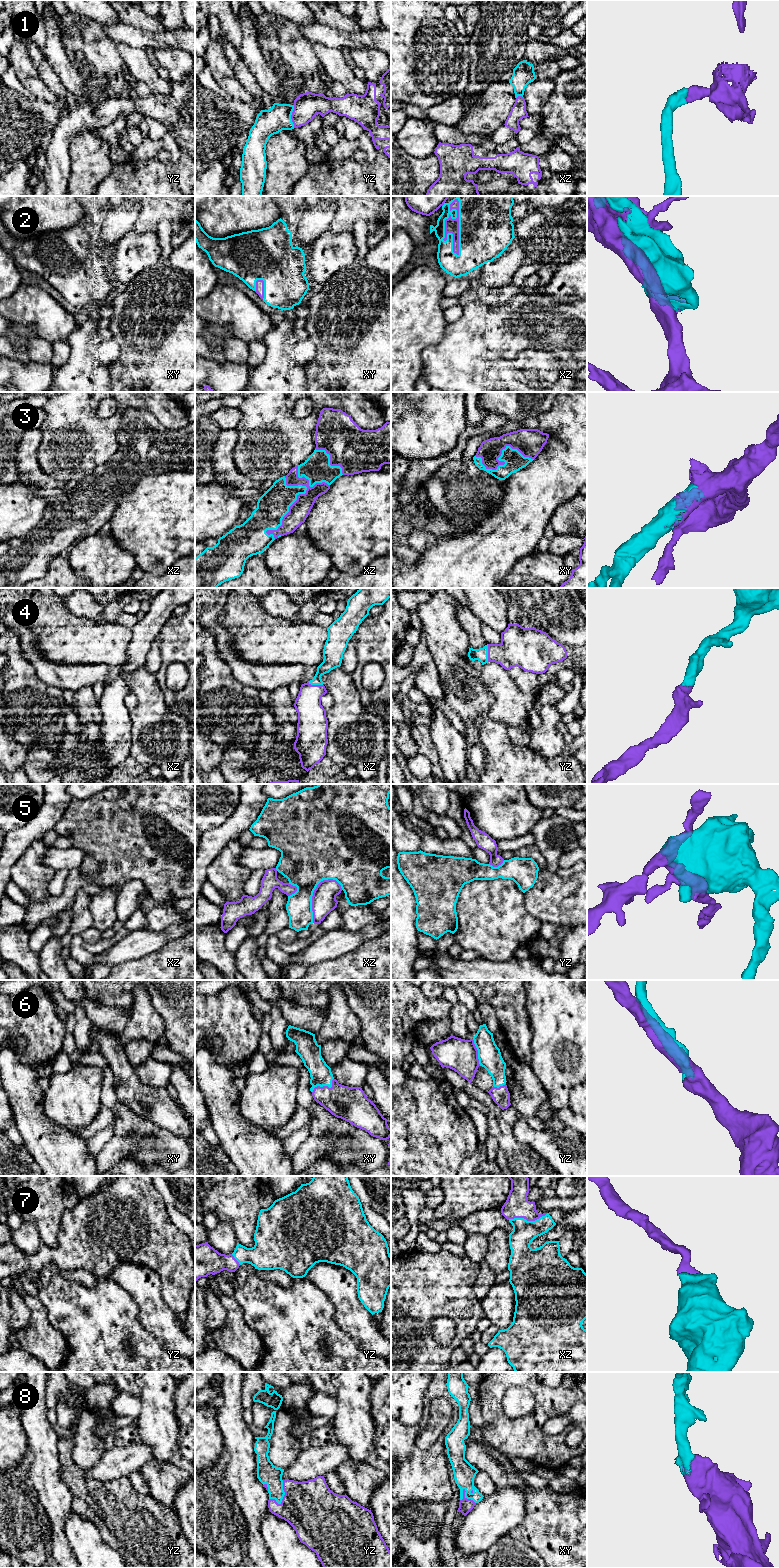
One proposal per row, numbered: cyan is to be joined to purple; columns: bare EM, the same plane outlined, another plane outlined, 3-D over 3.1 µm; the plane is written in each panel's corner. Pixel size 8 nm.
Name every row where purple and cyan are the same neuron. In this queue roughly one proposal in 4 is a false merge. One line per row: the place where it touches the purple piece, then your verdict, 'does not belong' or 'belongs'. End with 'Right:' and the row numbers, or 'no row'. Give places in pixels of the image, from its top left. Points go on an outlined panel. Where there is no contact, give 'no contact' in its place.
1: yz (291, 116) | belongs
2: xz (458, 227) | belongs
3: xz (288, 512) | belongs
4: yz (488, 653) | belongs
5: xz (313, 895) | does not belong
6: xy (324, 1086) | belongs
7: xz (527, 1220) | belongs
8: yz (284, 1491) | belongs
Right: 1, 2, 3, 4, 6, 7, 8

